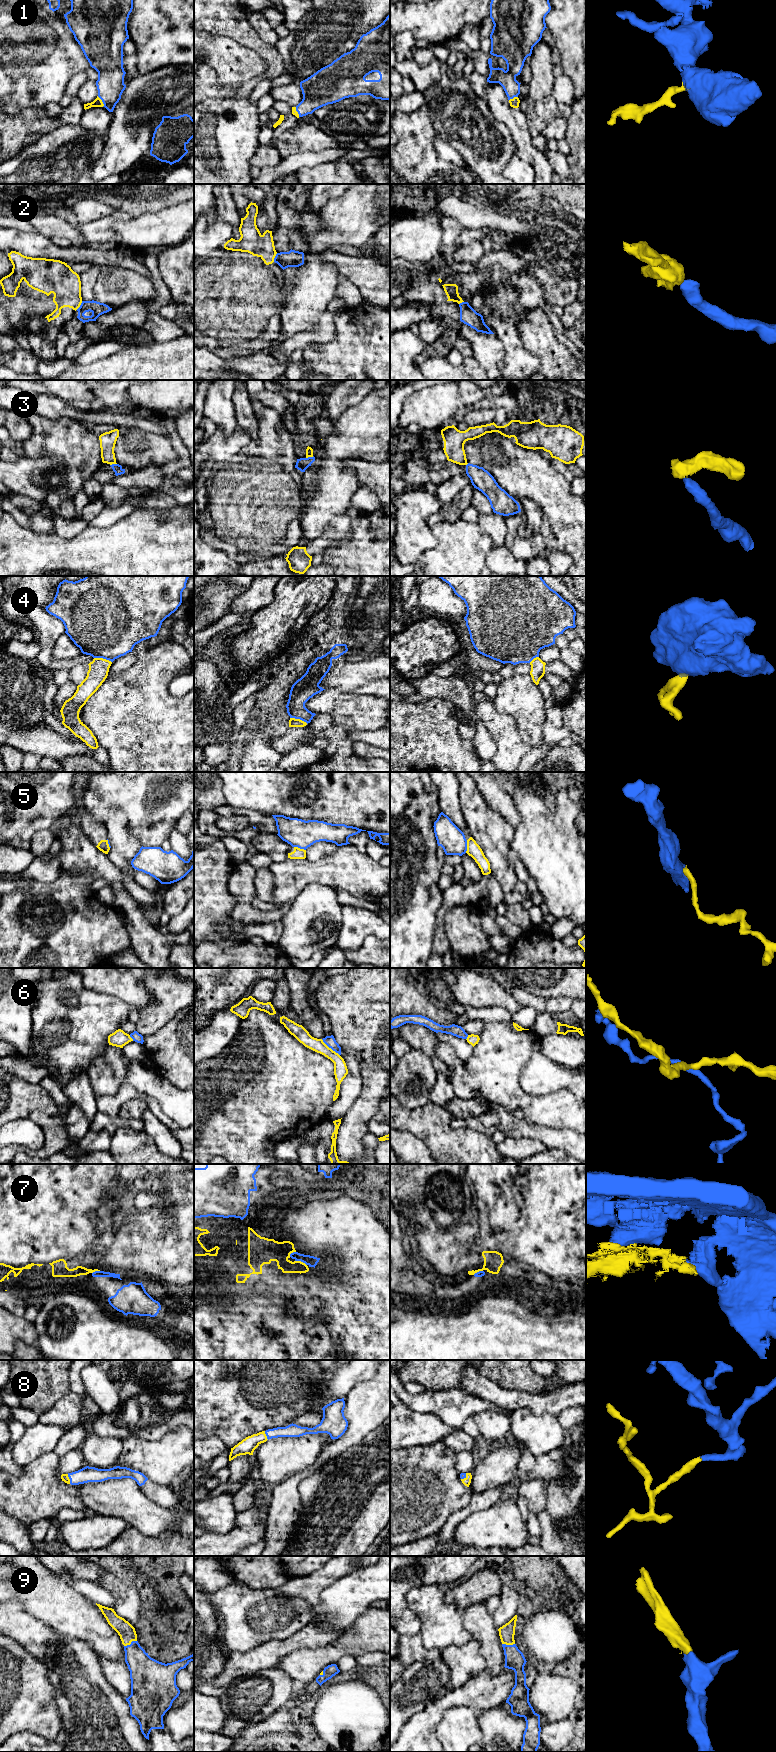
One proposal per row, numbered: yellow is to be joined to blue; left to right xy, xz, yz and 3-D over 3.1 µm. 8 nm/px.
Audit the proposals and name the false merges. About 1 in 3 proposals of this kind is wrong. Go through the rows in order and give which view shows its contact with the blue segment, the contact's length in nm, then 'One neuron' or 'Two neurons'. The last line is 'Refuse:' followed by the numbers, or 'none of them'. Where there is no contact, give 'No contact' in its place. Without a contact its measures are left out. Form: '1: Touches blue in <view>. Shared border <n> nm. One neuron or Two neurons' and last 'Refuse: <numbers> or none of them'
1: Touches blue in xy. Shared border 100 nm. One neuron
2: Touches blue in xy. Shared border 90 nm. Two neurons
3: Touches blue in xz. Shared border 70 nm. Two neurons
4: Touches blue in xy. Shared border 150 nm. Two neurons
5: Touches blue in yz. Shared border 110 nm. Two neurons
6: Touches blue in xz. Shared border 200 nm. Two neurons
7: Touches blue in xz. Shared border 100 nm. Two neurons
8: Touches blue in xy. Shared border 80 nm. One neuron
9: Touches blue in xy. Shared border 120 nm. One neuron
Refuse: 2, 3, 4, 5, 6, 7

